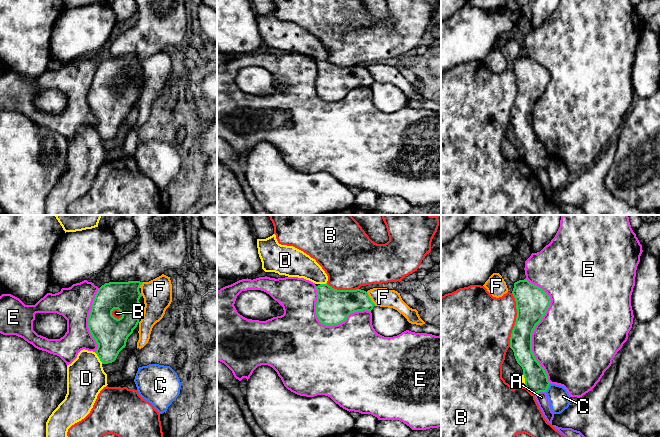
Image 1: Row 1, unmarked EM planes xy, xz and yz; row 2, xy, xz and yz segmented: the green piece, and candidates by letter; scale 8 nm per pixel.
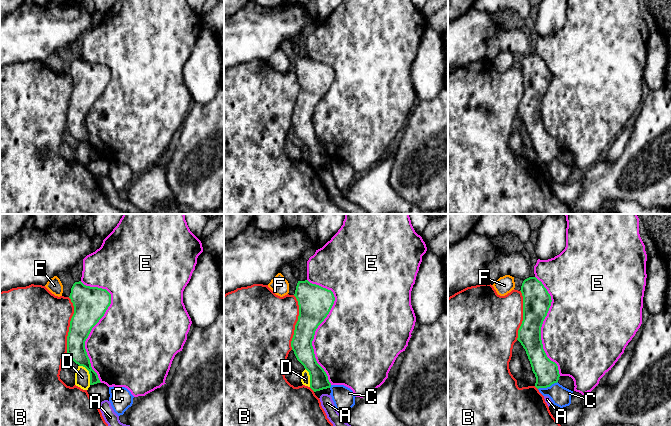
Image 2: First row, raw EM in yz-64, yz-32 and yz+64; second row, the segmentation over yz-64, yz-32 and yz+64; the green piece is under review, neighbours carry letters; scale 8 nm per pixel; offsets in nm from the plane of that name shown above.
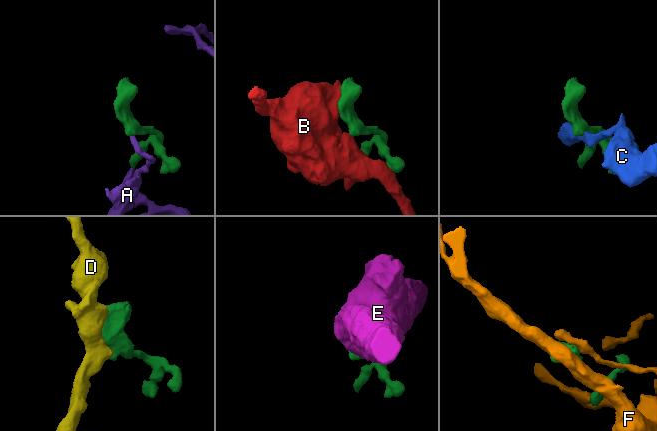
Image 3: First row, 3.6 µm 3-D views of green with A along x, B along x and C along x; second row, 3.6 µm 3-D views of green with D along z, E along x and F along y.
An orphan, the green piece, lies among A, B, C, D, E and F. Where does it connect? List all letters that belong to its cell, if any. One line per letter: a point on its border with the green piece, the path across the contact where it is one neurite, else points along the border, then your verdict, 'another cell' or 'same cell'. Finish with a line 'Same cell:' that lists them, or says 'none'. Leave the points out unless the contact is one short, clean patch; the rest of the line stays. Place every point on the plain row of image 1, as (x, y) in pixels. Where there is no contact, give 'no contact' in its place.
A: yz (539, 167) | another cell
B: yz (516, 96) | another cell
C: yz (547, 164) | along yz (550, 160), (545, 167) | another cell
D: xy (99, 134) | another cell
E: yz (534, 104) | another cell
F: xz (370, 75) | another cell
Same cell: none

